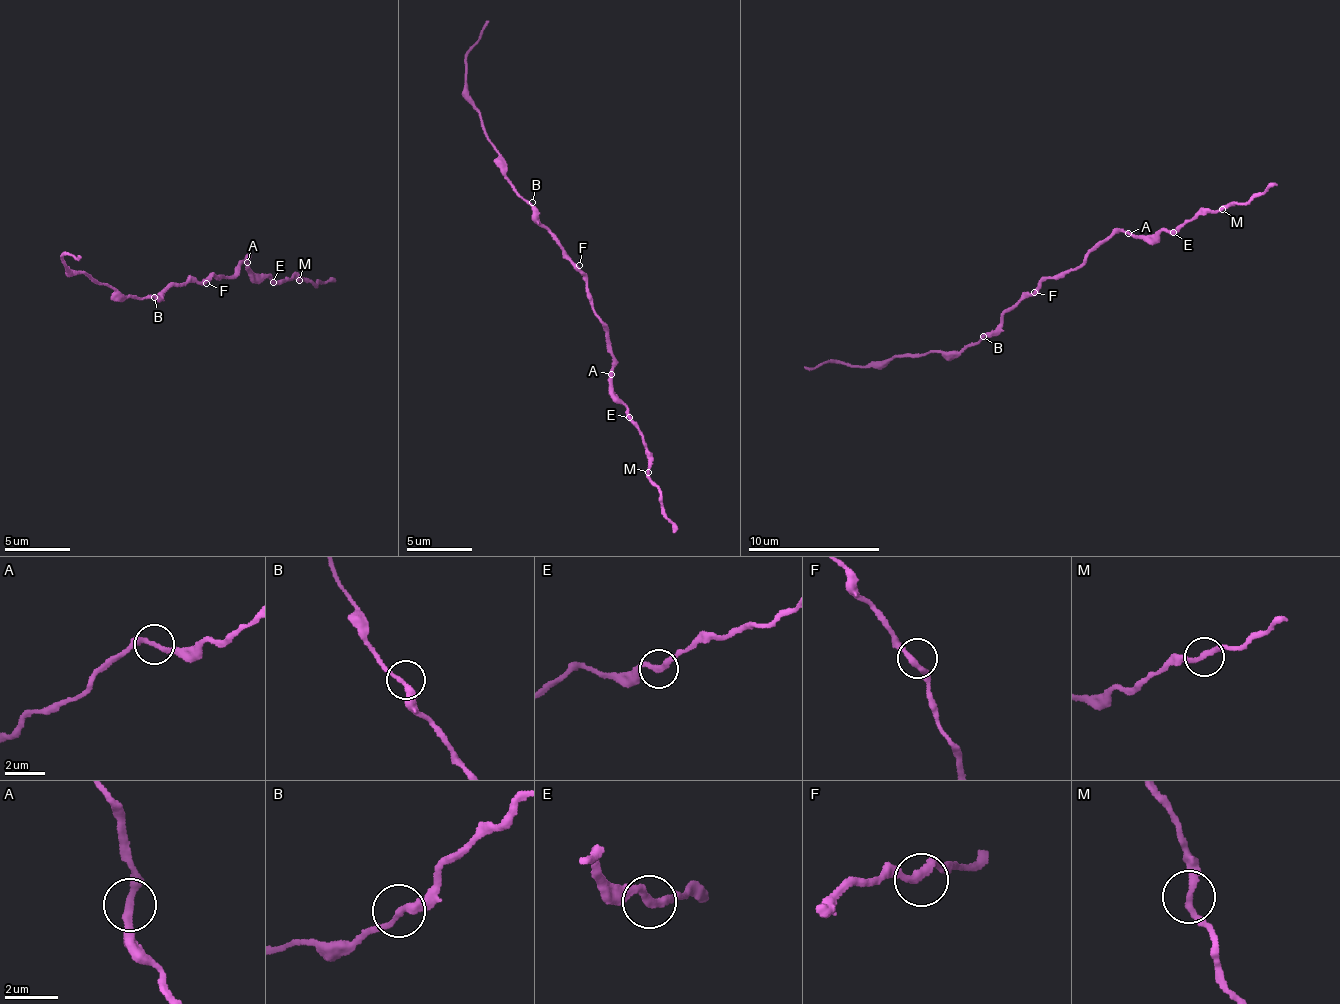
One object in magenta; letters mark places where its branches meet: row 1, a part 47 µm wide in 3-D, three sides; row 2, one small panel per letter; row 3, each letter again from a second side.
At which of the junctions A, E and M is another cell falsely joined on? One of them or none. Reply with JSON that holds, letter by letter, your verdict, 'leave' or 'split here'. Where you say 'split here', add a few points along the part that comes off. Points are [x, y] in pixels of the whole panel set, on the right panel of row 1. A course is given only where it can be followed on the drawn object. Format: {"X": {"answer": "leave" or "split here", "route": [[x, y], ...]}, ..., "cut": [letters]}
{"A": {"answer": "leave"}, "E": {"answer": "leave"}, "M": {"answer": "leave"}, "cut": []}

